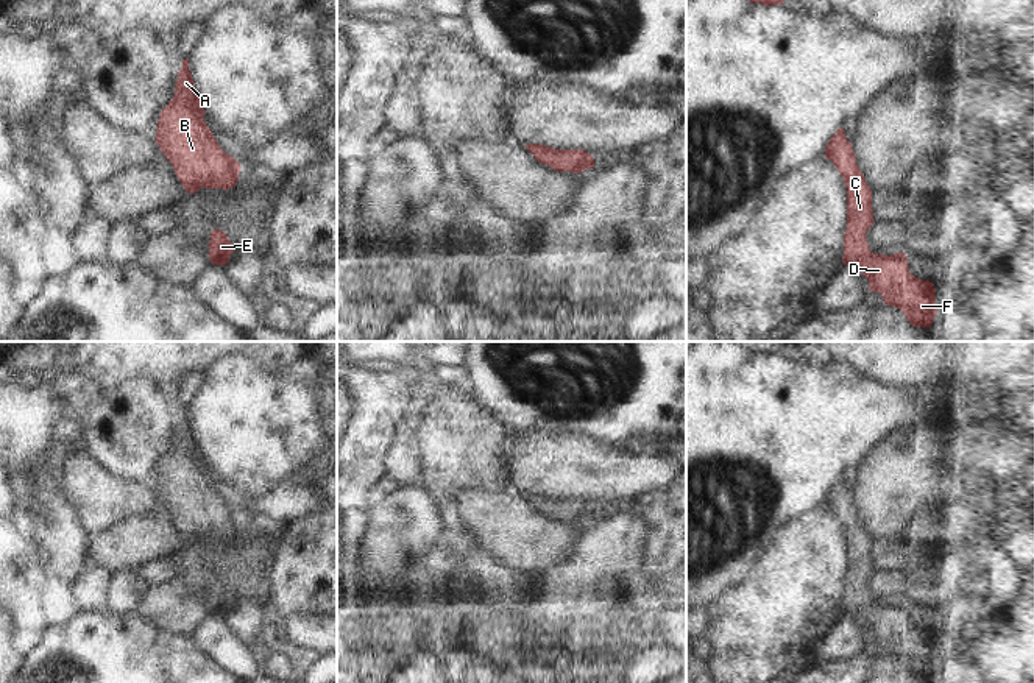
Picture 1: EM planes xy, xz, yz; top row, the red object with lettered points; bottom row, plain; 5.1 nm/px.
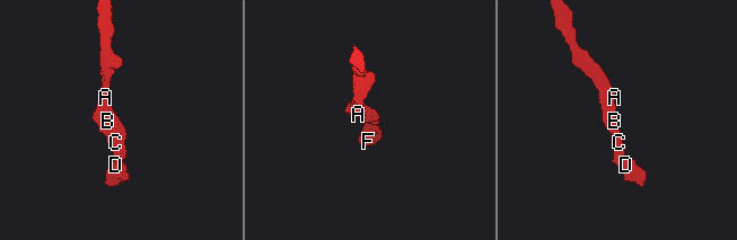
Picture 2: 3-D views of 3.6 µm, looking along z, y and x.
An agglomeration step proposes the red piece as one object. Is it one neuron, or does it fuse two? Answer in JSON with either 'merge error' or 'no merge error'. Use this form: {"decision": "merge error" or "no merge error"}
{"decision": "no merge error"}

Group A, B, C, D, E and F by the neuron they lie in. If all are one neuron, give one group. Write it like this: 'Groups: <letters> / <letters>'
Groups: A B C D E F.

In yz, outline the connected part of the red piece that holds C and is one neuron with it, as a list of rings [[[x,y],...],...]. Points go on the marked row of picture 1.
[[[844,126],[827,143],[825,157],[834,164],[847,189],[844,265],[858,267],[869,281],[869,290],[880,293],[886,306],[900,309],[912,326],[931,327],[937,313],[934,284],[909,273],[905,253],[886,256],[869,248],[866,235],[875,223],[872,190],[856,164]]]

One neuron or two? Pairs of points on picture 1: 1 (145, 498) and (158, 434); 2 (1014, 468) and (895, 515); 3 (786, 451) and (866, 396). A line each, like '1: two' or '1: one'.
1: two
2: one
3: one

